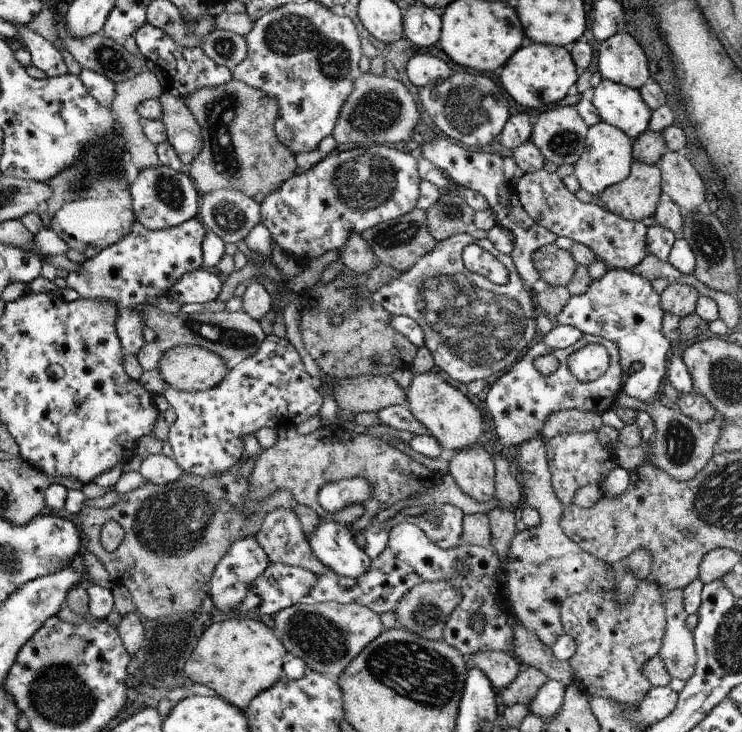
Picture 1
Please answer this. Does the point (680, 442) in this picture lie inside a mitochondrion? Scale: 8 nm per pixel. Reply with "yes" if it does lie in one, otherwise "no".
yes

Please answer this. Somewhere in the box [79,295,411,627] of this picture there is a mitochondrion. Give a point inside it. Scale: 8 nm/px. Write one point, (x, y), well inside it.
(176, 520)

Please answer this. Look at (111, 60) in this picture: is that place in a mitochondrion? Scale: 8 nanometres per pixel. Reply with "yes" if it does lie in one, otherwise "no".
yes

